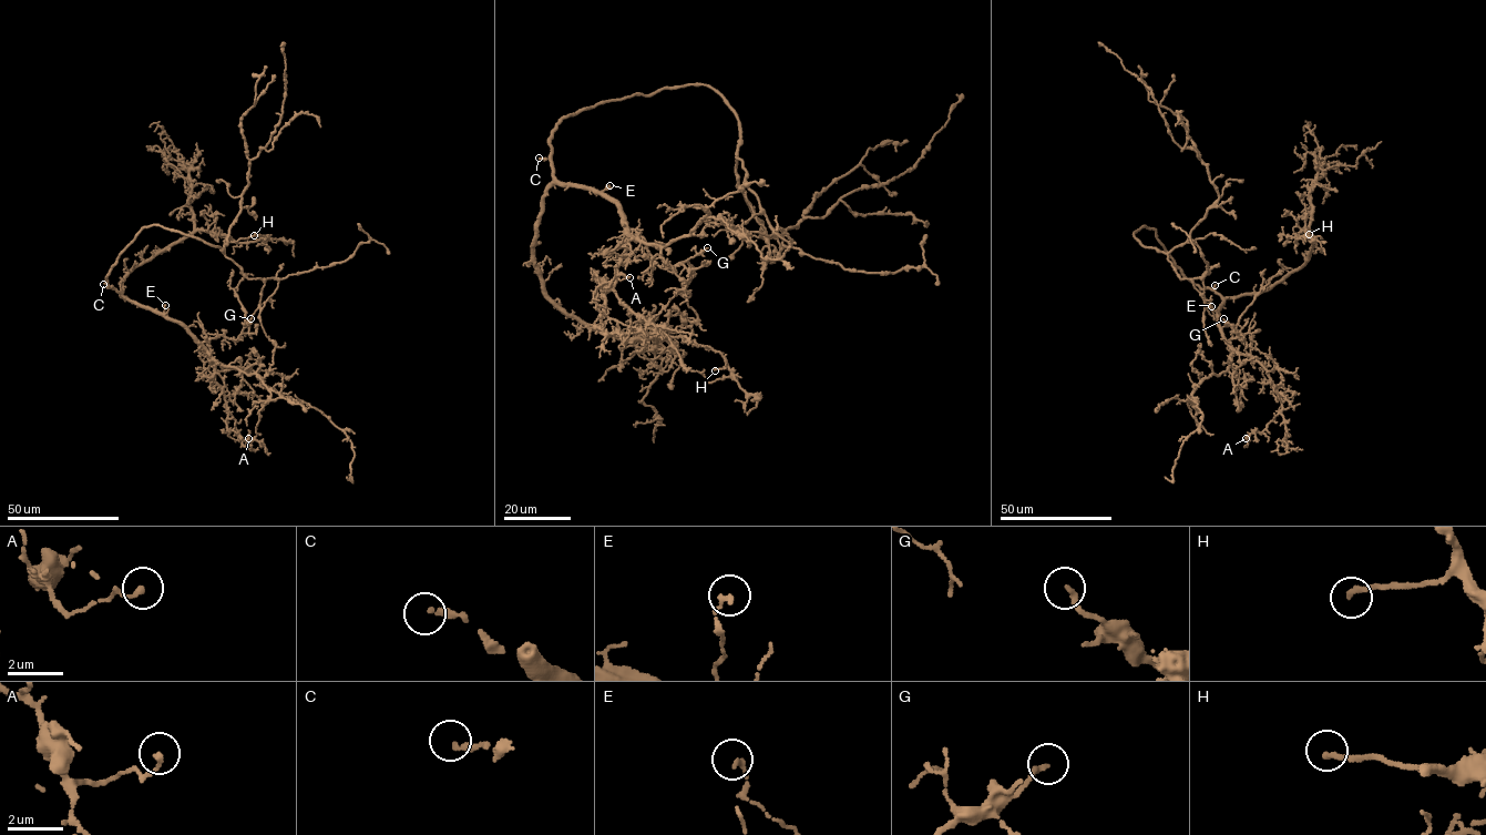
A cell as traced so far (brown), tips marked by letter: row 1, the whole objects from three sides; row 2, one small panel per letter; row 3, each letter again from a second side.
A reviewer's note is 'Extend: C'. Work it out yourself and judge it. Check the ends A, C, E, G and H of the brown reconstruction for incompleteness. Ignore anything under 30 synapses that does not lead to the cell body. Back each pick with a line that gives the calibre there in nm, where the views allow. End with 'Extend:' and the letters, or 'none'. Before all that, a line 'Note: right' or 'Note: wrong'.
Note: right
C: Thickness 240 nm
Extend: C

